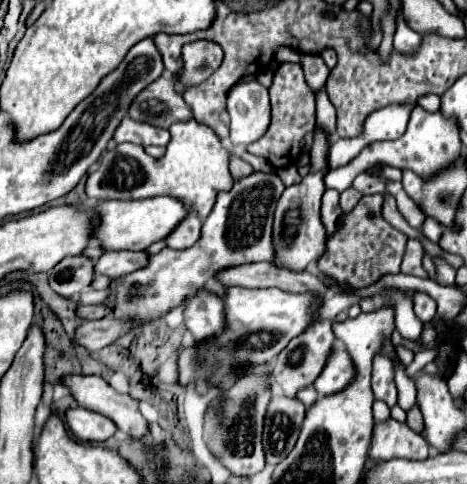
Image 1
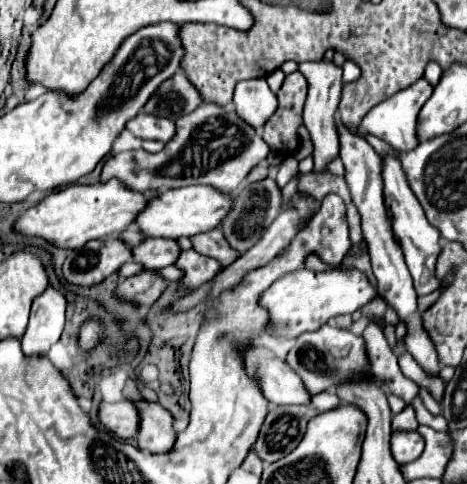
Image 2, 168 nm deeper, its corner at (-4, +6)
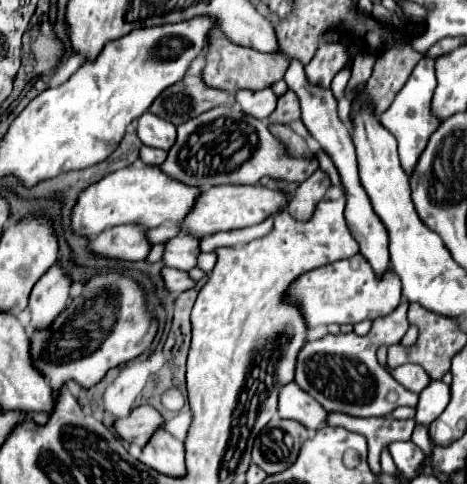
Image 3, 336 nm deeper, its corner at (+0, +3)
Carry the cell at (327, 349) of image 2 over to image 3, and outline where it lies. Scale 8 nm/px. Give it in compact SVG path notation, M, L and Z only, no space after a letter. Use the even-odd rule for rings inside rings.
M402 303L396 313L374 321L368 335L360 337L356 333L338 333L338 335L324 335L316 341L306 341L298 353L294 381L304 389L310 397L314 397L326 411L340 411L354 417L374 417L374 415L390 415L392 409L400 405L416 407L418 395L404 389L378 361L376 349L380 345L394 345L398 343L404 333L408 331L406 319L408 303ZM396 393L394 401L390 395Z

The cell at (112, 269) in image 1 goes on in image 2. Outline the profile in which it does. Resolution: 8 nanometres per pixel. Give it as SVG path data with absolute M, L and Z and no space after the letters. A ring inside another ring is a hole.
M146 238L140 246L136 246L132 260L144 264L144 268L160 270L176 264L180 256L180 246L172 238Z

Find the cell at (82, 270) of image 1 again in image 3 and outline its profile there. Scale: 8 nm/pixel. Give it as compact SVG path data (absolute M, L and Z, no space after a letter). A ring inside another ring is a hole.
M118 225L116 229L106 229L92 237L88 241L88 251L96 257L116 261L142 261L146 259L150 245L144 229L138 229L138 225Z

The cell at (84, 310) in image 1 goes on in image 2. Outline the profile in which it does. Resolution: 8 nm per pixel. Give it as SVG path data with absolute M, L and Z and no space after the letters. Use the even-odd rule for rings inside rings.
M142 270L118 286L118 296L136 302L140 308L150 308L166 290L166 280L156 270Z

